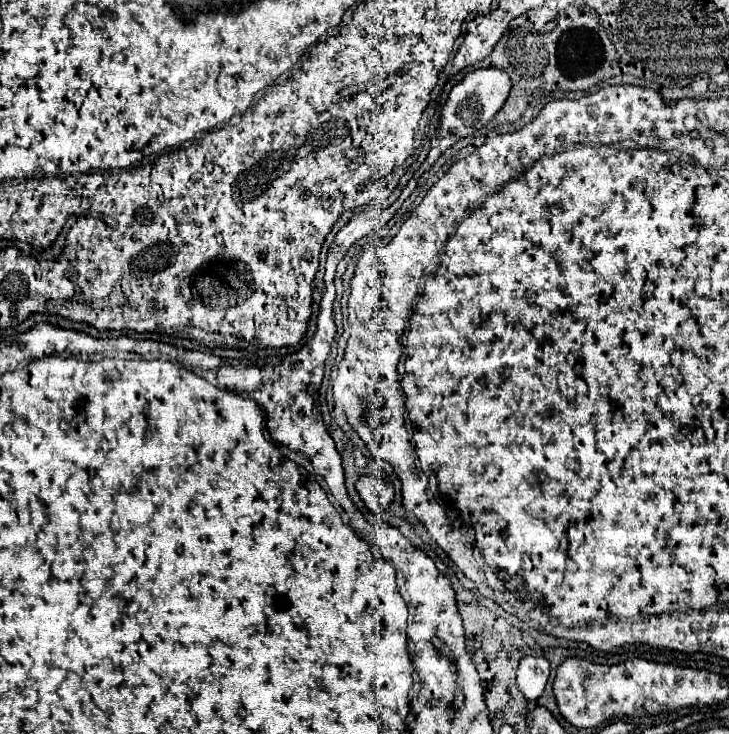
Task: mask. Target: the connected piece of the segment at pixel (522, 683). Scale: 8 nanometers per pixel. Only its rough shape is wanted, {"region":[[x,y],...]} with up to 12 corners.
{"region":[[527,655],[517,669],[517,687],[537,699],[549,679],[549,661]]}

